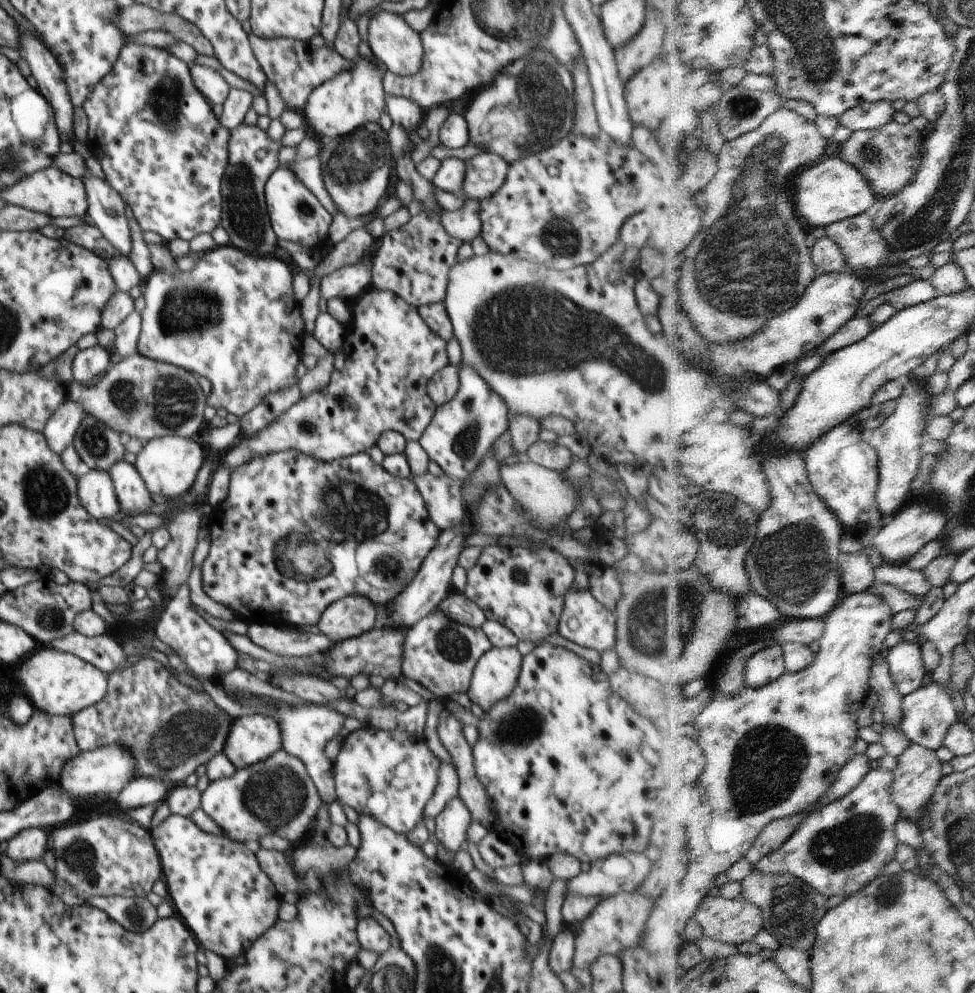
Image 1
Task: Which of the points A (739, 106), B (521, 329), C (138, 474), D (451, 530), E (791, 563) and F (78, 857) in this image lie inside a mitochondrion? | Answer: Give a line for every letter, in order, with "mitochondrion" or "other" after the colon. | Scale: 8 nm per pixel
A: mitochondrion
B: mitochondrion
C: other
D: other
E: mitochondrion
F: mitochondrion

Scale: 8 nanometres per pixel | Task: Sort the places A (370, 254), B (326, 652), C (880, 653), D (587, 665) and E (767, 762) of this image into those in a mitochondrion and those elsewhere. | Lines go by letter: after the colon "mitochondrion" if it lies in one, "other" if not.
A: other
B: other
C: other
D: other
E: mitochondrion

